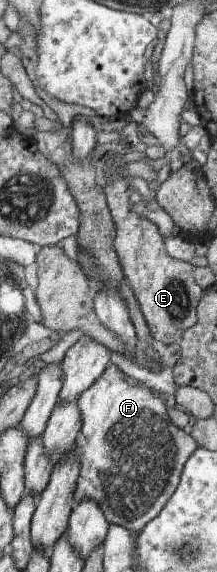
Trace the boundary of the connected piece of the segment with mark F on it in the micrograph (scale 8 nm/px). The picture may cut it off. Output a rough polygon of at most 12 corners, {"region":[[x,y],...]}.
{"region":[[114,363],[81,393],[75,504],[137,535],[200,443]]}

